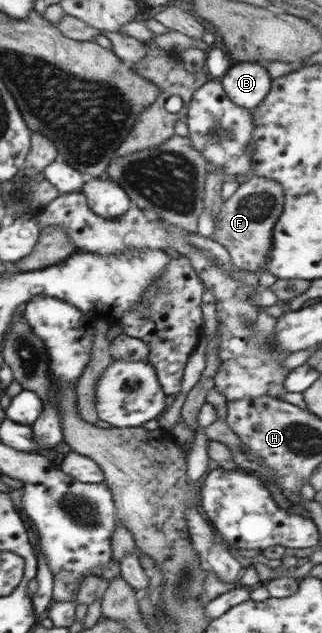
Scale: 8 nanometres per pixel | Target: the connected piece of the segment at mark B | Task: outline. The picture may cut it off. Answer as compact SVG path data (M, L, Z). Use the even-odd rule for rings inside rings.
M233 62L220 83L230 101L252 111L265 101L272 80L263 62Z

